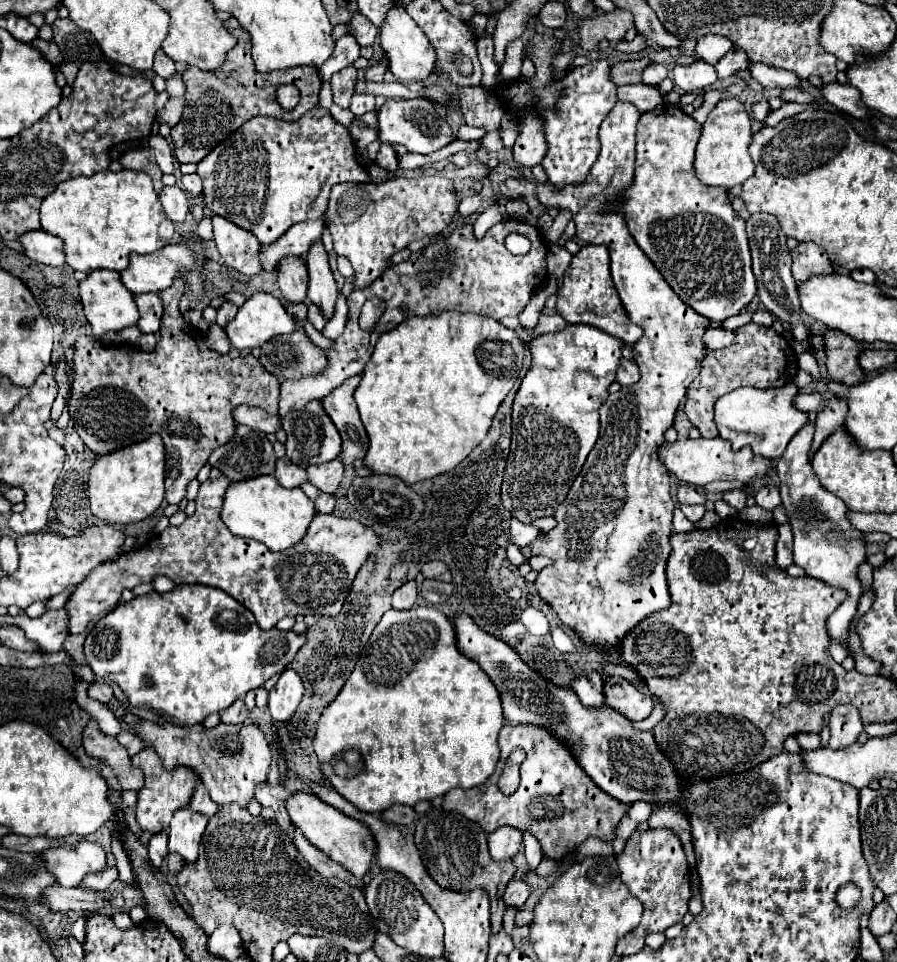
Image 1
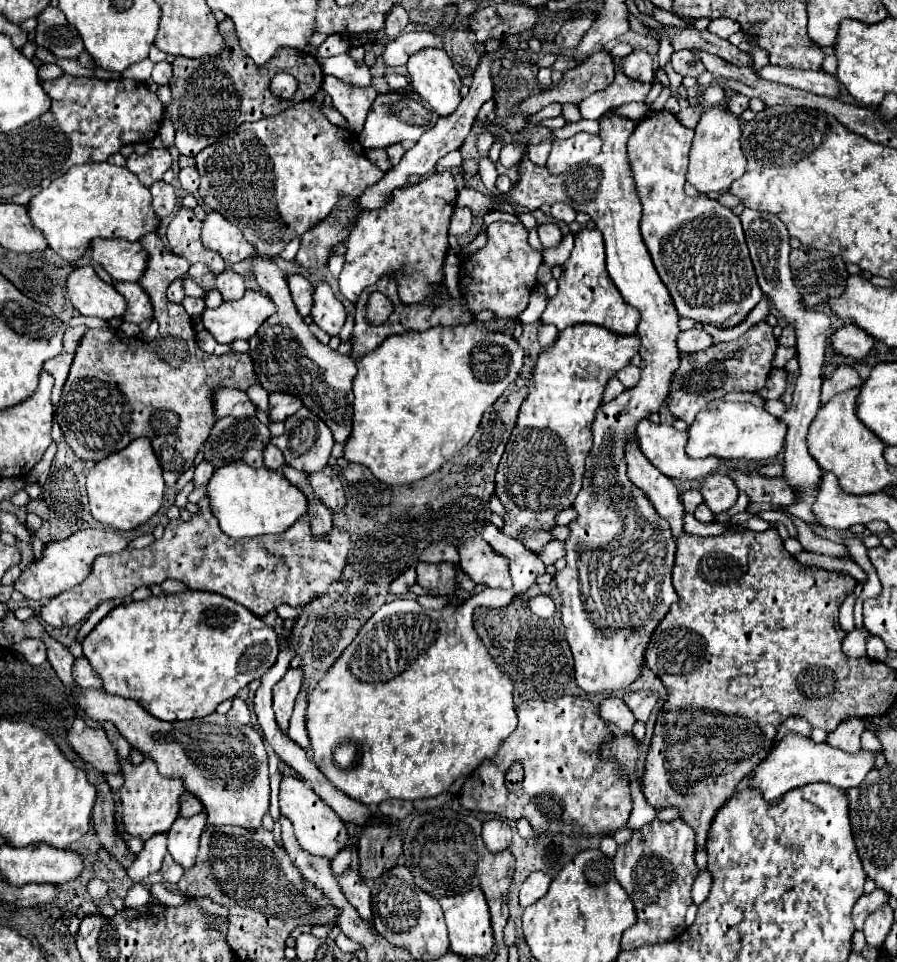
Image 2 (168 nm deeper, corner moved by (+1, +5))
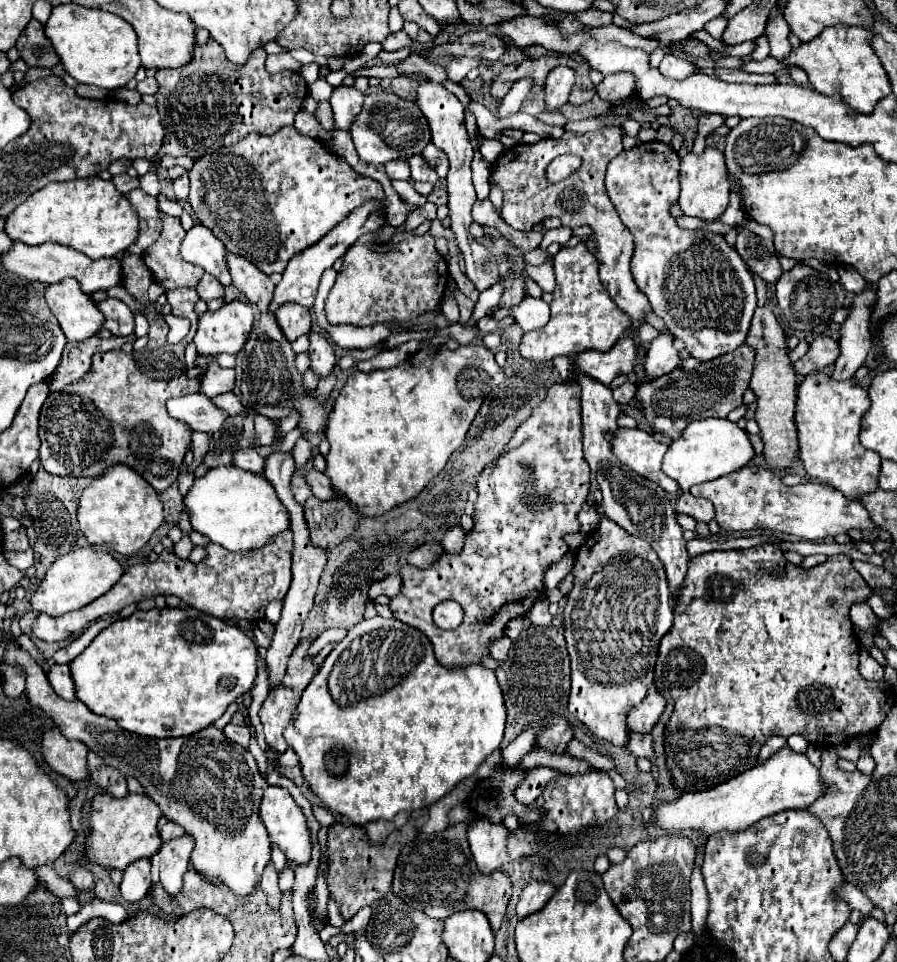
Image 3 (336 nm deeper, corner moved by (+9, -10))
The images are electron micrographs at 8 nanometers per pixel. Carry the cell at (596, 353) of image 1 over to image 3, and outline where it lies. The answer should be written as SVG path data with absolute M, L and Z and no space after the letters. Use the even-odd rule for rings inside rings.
M622 336L622 340L618 340L618 344L614 344L614 348L610 348L608 352L588 350L588 352L578 354L574 378L572 378L570 382L560 382L560 384L556 384L556 386L550 386L550 390L548 390L548 394L546 394L546 400L544 400L538 408L534 408L532 416L530 416L528 420L524 420L522 426L514 432L512 440L508 442L508 450L496 460L496 464L494 464L492 468L486 466L486 468L482 470L482 474L478 476L478 500L474 502L474 514L472 514L474 526L472 526L472 530L466 534L462 552L460 552L460 554L448 554L448 552L444 552L444 554L442 554L430 568L426 568L426 570L414 568L414 566L410 566L410 564L406 564L406 568L402 568L402 572L400 572L400 576L402 576L400 594L398 594L398 596L392 596L388 606L390 606L390 610L392 610L392 614L394 614L396 620L400 620L400 622L404 622L404 624L408 624L408 626L412 626L412 628L418 628L422 634L428 636L428 640L430 640L432 646L434 646L436 660L438 660L442 666L446 666L446 668L458 668L458 666L460 666L460 668L466 668L466 666L470 666L470 664L474 664L474 662L480 664L484 656L490 656L490 644L496 642L496 640L500 640L500 638L504 636L506 624L508 624L510 620L514 620L514 618L526 616L526 614L530 612L530 608L534 606L534 602L540 600L540 598L546 594L546 590L544 590L544 572L546 572L552 564L556 564L556 562L570 550L570 546L566 544L566 536L580 530L578 512L580 512L580 508L584 506L584 502L586 502L586 498L588 498L588 492L590 492L590 468L588 468L588 464L586 464L586 460L584 460L584 456L582 456L580 386L578 386L576 376L578 376L578 374L586 374L586 376L590 376L590 378L594 378L594 380L604 382L606 386L610 386L610 382L612 382L618 374L630 374L630 372L634 370L634 360L636 360L636 356L638 356L638 346L636 346L636 342L634 342L630 336ZM444 600L456 600L456 602L462 606L462 610L464 610L464 622L462 622L456 630L450 630L450 632L438 628L438 626L432 622L432 610L434 610L434 606L440 604L440 602L444 602Z

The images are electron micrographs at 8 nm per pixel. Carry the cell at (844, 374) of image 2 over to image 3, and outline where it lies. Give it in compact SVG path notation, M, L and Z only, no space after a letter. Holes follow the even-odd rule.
M870 284L854 298L852 310L846 322L840 328L840 356L834 364L832 378L834 380L848 380L854 372L864 364L866 354L872 348L872 334L870 334L870 308L876 300L876 290Z

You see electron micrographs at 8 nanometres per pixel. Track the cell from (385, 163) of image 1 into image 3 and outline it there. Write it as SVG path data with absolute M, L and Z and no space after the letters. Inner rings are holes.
M392 160L386 164L386 172L392 180L410 180L410 166L406 160Z

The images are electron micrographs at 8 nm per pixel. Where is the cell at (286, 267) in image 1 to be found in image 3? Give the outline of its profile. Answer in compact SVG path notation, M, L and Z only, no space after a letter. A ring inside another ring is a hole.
M284 304L284 308L280 308L276 312L276 320L278 326L282 330L282 334L286 336L286 340L296 340L302 334L310 332L312 326L312 318L310 318L310 310L302 308L300 304Z

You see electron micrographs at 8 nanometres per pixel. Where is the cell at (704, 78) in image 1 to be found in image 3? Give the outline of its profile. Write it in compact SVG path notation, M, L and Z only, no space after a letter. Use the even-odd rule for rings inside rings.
M666 54L658 68L666 78L674 78L674 80L684 80L696 72L696 66L692 62L686 62L674 54Z

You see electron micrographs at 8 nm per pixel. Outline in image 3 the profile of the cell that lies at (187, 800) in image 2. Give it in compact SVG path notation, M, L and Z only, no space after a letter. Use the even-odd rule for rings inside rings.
M162 816L162 818L158 820L158 834L160 834L162 842L168 842L168 840L174 840L174 838L184 836L186 832L184 832L178 824L174 824L174 822L170 822L170 820L166 820L166 818Z

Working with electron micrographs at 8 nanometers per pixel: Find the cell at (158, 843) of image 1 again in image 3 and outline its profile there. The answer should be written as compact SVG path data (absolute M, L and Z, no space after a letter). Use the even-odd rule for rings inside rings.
M146 858L146 860L136 860L134 864L130 864L130 868L124 870L120 892L122 892L124 900L138 902L148 894L150 886L152 886L150 860Z

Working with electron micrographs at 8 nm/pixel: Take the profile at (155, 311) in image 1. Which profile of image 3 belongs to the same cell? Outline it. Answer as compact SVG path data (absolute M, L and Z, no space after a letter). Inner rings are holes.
M106 298L98 302L98 310L104 314L102 326L114 336L128 336L134 332L134 314L118 298Z

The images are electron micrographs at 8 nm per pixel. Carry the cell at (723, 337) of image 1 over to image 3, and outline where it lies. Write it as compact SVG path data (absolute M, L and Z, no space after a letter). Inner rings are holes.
M660 334L658 338L652 340L646 360L644 360L644 374L648 380L654 380L658 376L664 376L678 368L680 356L678 350L672 346L672 336L670 334Z

